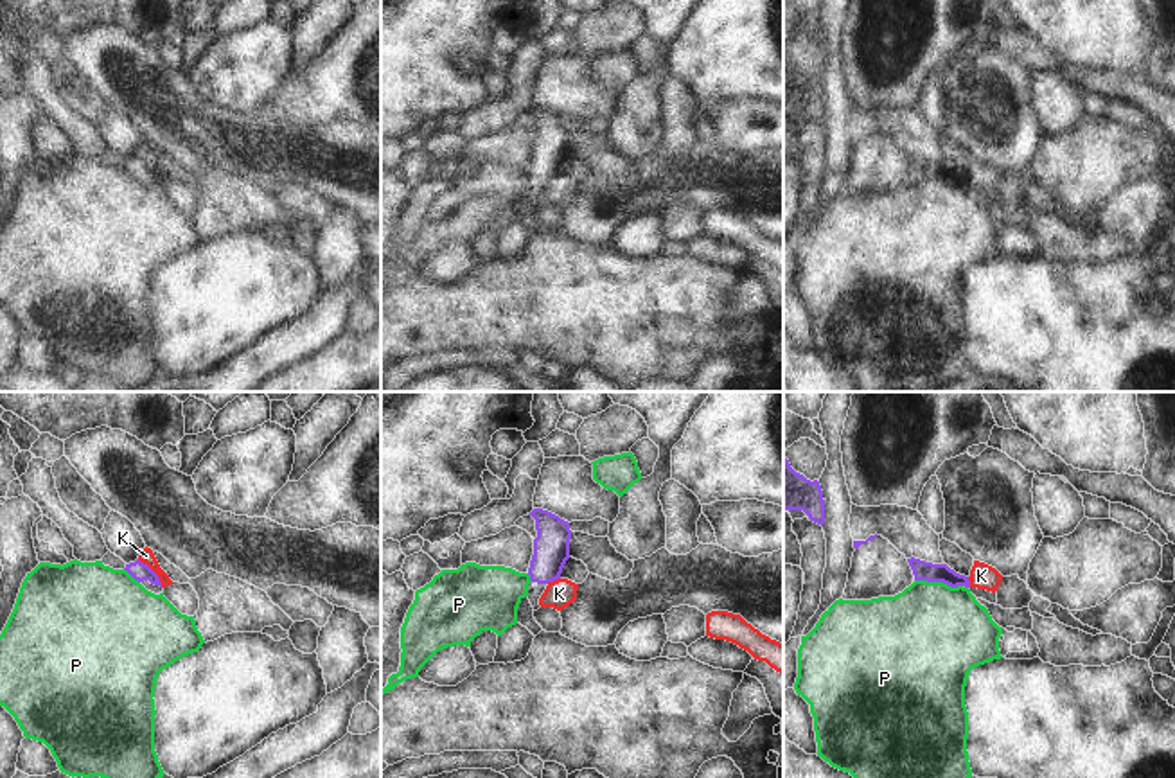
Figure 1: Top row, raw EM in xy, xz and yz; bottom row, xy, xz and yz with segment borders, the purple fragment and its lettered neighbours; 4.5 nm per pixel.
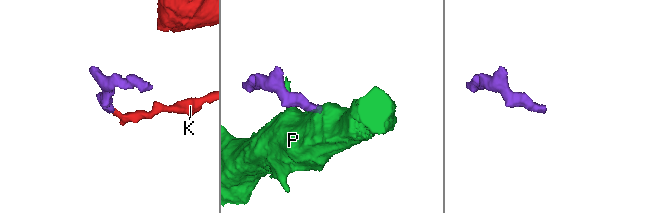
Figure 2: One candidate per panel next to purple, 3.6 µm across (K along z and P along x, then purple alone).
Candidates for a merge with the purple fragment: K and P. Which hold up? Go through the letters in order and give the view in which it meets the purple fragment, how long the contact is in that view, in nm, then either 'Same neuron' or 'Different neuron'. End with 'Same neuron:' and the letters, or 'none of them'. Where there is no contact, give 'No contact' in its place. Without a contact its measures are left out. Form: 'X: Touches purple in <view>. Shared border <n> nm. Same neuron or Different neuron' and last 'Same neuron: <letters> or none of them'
K: Touches purple in xy. Shared border 170 nm. Different neuron
P: Touches purple in yz. Shared border 220 nm. Different neuron
Same neuron: none of them

